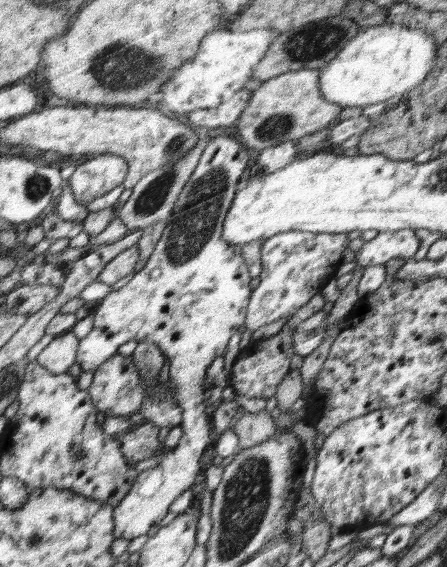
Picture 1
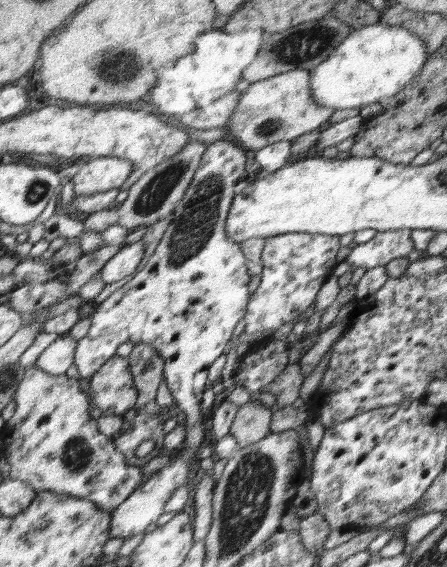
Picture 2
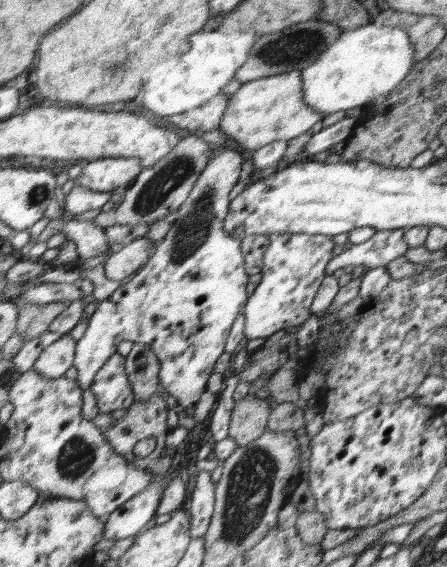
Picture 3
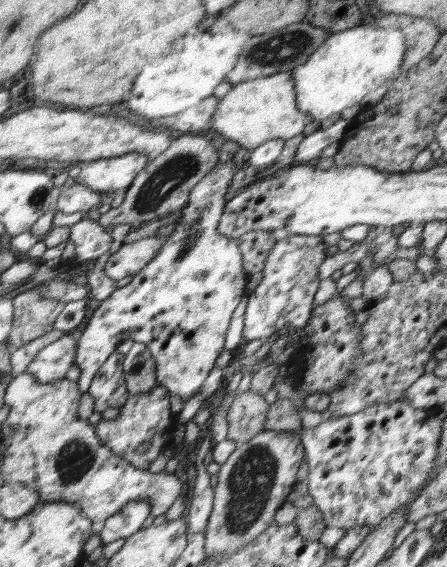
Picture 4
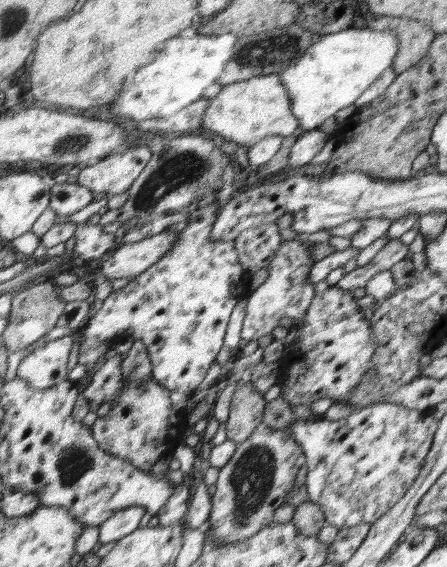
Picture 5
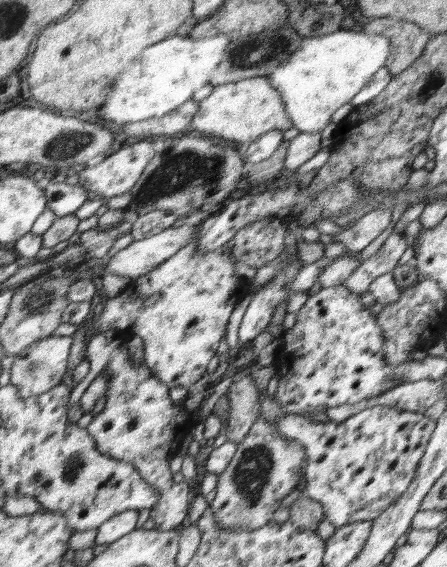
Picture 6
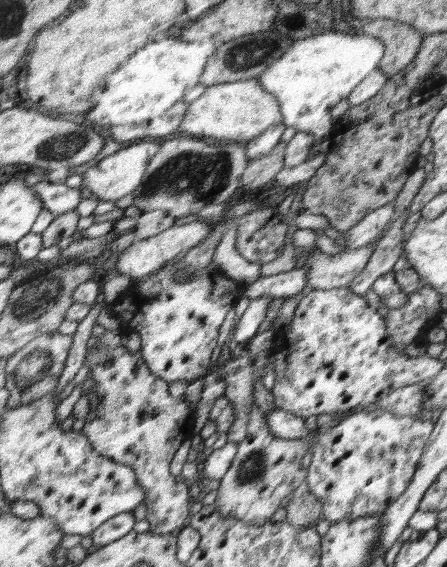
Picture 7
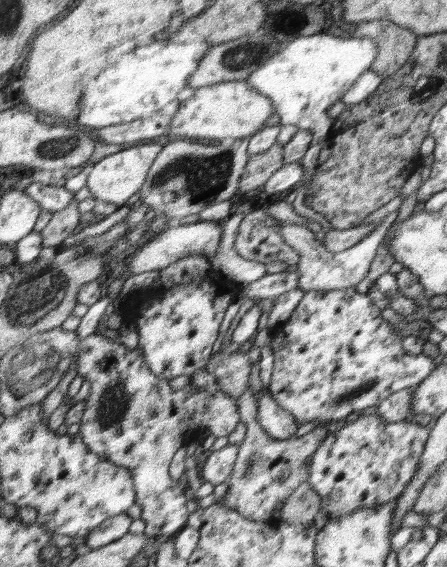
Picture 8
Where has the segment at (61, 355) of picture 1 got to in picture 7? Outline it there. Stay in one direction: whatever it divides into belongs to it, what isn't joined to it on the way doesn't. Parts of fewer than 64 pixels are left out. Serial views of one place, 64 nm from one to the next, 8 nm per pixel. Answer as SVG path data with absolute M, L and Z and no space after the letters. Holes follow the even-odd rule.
M56 331L54 334L36 336L18 349L14 355L8 357L4 387L8 389L10 396L4 407L12 409L22 406L50 393L58 384L72 343L73 334L64 335Z

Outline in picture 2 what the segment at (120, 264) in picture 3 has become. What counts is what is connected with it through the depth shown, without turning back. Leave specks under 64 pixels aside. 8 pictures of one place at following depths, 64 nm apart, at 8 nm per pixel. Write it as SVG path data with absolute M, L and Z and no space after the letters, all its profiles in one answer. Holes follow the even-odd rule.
M142 241L124 246L107 265L103 266L101 279L105 283L112 283L134 274L143 257L144 244Z

